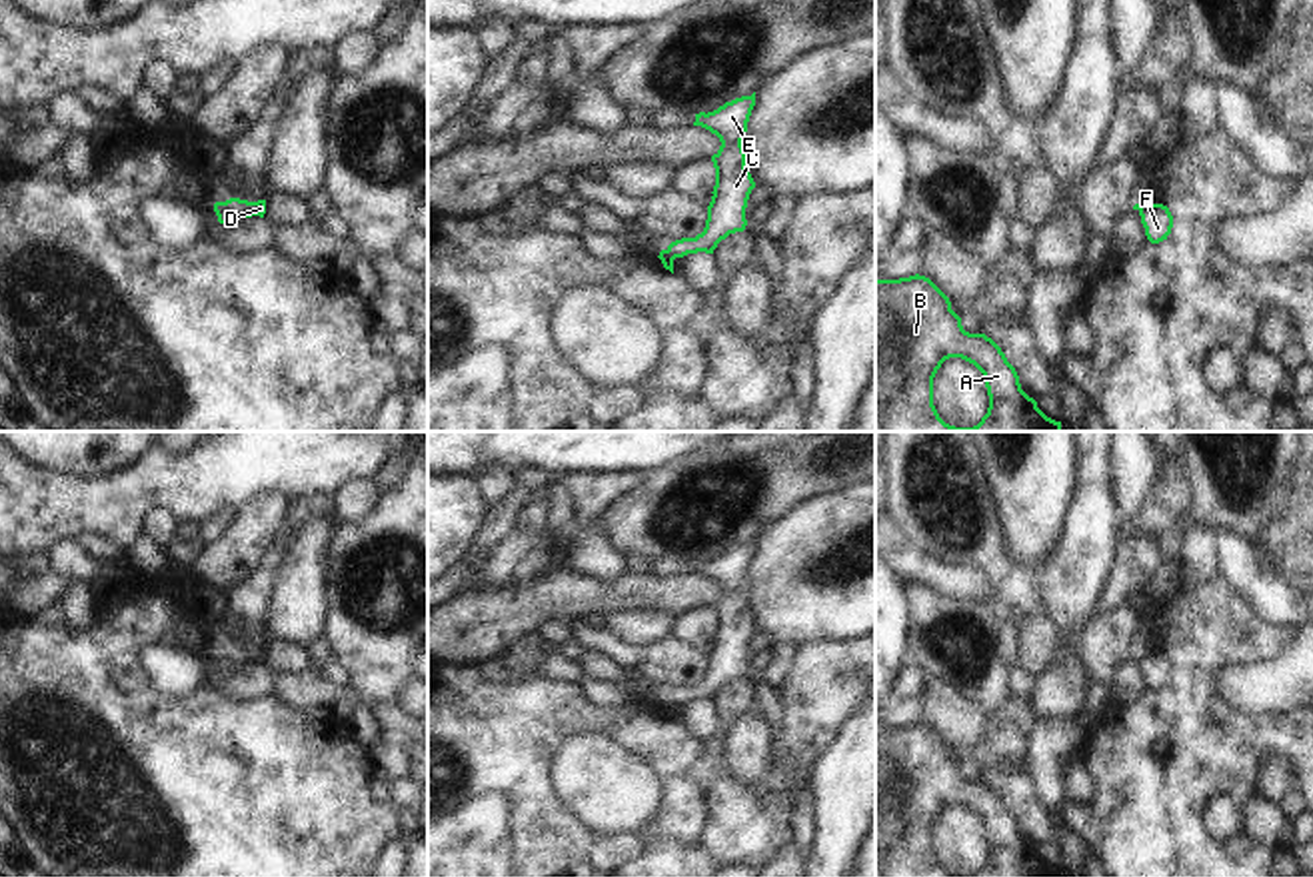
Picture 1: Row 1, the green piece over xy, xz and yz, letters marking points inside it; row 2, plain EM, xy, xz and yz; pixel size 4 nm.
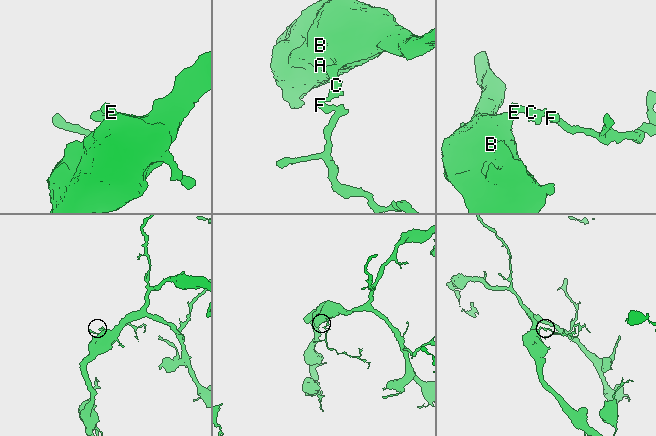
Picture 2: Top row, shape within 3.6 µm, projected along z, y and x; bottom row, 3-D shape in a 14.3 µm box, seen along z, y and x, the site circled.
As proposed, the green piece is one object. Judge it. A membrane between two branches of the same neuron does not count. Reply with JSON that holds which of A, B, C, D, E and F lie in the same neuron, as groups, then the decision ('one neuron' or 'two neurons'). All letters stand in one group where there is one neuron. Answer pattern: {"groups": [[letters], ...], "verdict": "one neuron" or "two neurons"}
{"groups": [["A", "B", "C", "D", "E"], ["F"]], "verdict": "two neurons"}

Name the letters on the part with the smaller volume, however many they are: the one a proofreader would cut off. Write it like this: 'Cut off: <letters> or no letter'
Cut off: F

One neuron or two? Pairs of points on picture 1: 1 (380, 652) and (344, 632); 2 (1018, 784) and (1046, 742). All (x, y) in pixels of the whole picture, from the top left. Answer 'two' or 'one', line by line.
1: one
2: two

